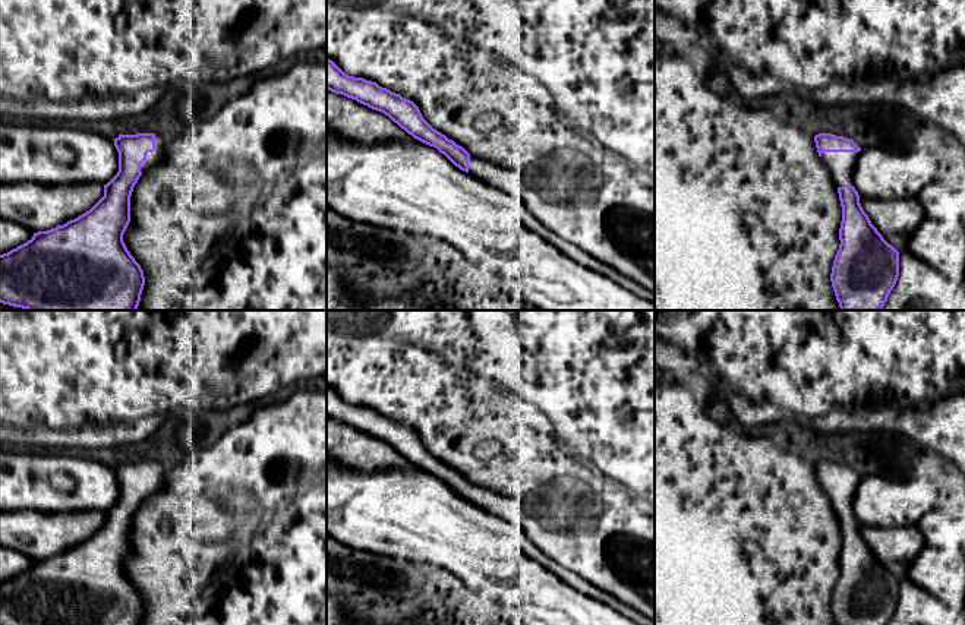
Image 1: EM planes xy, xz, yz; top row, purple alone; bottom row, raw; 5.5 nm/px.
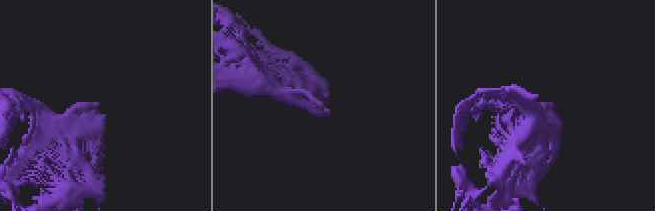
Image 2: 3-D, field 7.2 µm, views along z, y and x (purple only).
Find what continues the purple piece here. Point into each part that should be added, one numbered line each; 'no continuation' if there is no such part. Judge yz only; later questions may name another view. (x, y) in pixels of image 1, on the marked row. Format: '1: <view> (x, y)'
1: yz (841, 164)
2: yz (920, 287)

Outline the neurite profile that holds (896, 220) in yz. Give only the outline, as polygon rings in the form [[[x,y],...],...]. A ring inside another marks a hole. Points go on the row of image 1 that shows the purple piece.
[[[860,198],[860,203],[871,224],[899,253],[906,250],[909,237],[925,217],[918,198],[889,201]]]

